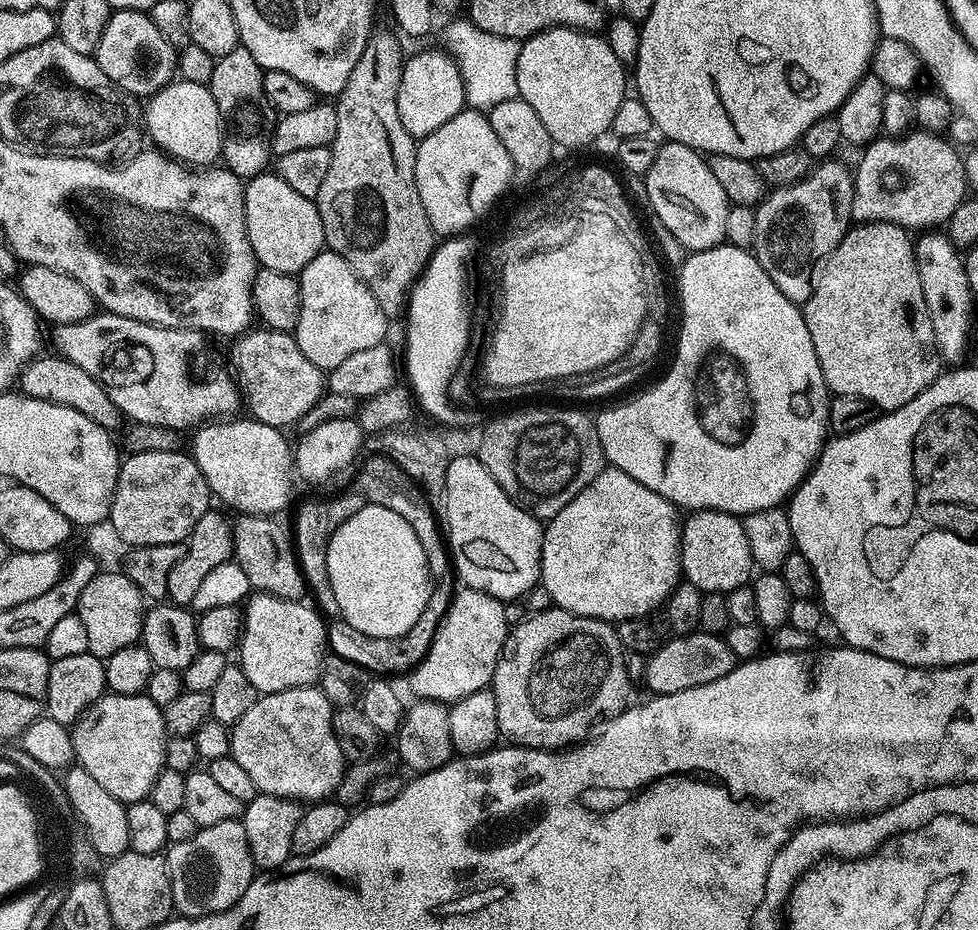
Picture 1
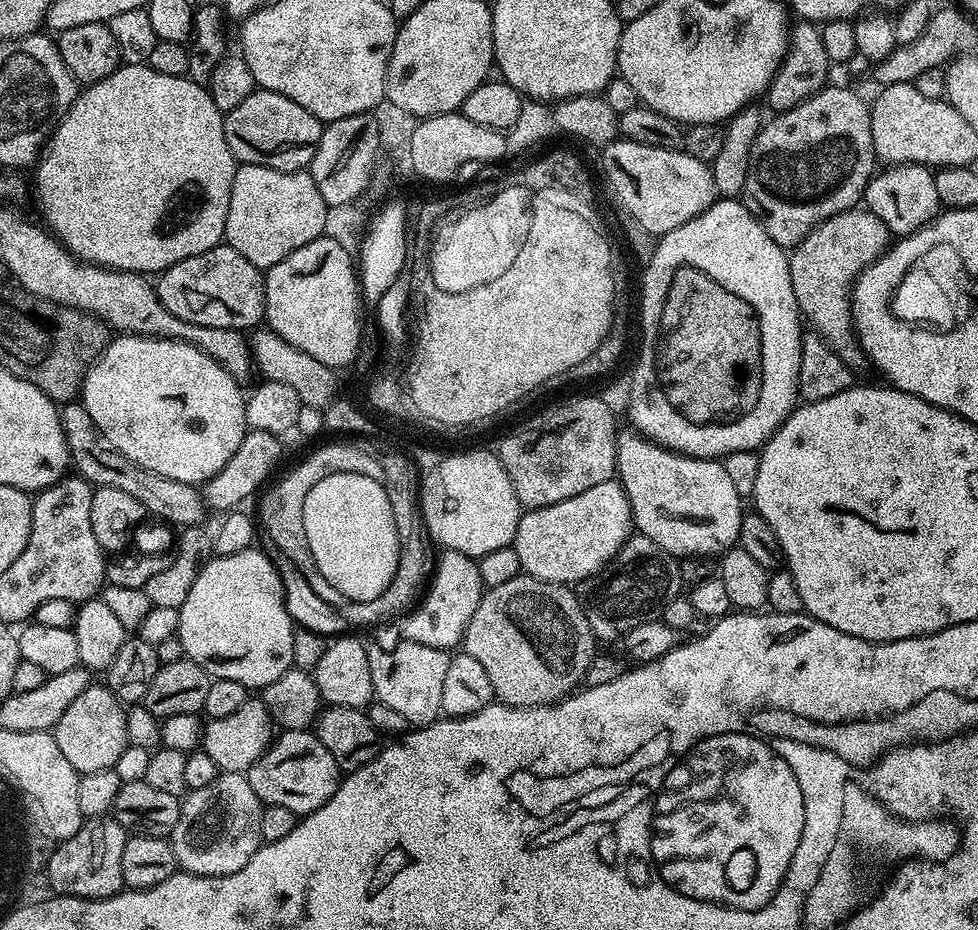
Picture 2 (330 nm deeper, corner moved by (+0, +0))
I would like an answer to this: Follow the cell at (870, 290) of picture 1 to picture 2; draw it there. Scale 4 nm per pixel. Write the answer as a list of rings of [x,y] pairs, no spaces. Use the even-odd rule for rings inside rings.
[[[857,206],[822,222],[802,242],[791,249],[788,257],[790,266],[790,282],[794,286],[794,298],[800,307],[801,317],[812,323],[811,331],[821,336],[828,345],[836,351],[849,366],[856,366],[866,353],[857,339],[856,329],[852,320],[852,294],[856,287],[856,280],[874,263],[879,256],[884,255],[890,247],[890,233],[888,227],[872,212]]]

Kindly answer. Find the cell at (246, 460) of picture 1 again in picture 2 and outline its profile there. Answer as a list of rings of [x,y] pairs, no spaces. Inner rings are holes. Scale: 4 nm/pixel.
[[[120,334],[101,352],[100,359],[89,368],[88,375],[84,377],[82,403],[96,424],[96,429],[100,431],[100,435],[105,436],[119,452],[126,454],[126,458],[130,458],[138,466],[162,474],[166,478],[174,478],[178,482],[200,486],[208,481],[211,476],[218,474],[218,470],[222,470],[222,466],[226,466],[226,462],[230,462],[230,454],[234,454],[234,450],[238,450],[244,433],[249,431],[246,422],[246,410],[244,409],[246,396],[243,391],[240,393],[240,388],[241,385],[238,381],[223,366],[216,364],[214,358],[210,358],[202,349],[196,348],[192,344],[186,344],[182,340]]]

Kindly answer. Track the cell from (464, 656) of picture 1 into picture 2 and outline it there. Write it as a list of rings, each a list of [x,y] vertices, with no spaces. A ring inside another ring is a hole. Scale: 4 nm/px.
[[[441,551],[434,564],[434,575],[422,599],[403,617],[403,639],[418,642],[422,646],[455,649],[463,641],[466,626],[470,618],[474,618],[474,610],[478,610],[478,602],[485,591],[478,574],[478,563],[473,557],[461,552]]]

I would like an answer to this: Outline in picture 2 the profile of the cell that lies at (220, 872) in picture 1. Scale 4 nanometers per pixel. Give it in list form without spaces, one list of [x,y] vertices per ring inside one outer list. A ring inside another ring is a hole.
[[[221,772],[210,786],[189,791],[183,797],[178,826],[170,837],[177,865],[195,876],[225,876],[242,870],[262,843],[261,811],[260,800],[242,772]]]

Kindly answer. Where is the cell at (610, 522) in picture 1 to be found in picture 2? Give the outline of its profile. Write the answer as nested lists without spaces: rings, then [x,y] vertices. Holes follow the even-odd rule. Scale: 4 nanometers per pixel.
[[[613,478],[598,482],[598,486],[590,486],[590,490],[582,490],[582,494],[574,494],[574,498],[566,498],[566,502],[525,511],[518,522],[514,547],[520,559],[521,569],[527,575],[551,584],[572,586],[588,576],[595,576],[605,564],[612,561],[617,550],[628,541],[633,532],[628,495],[620,485],[619,479]]]

